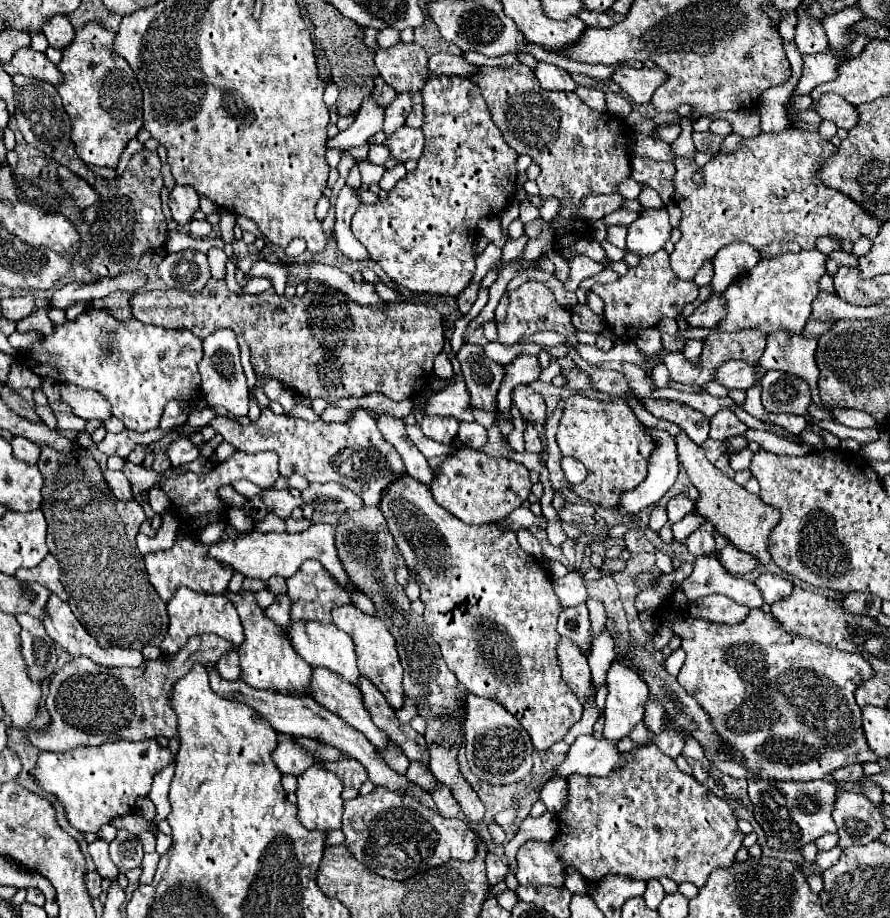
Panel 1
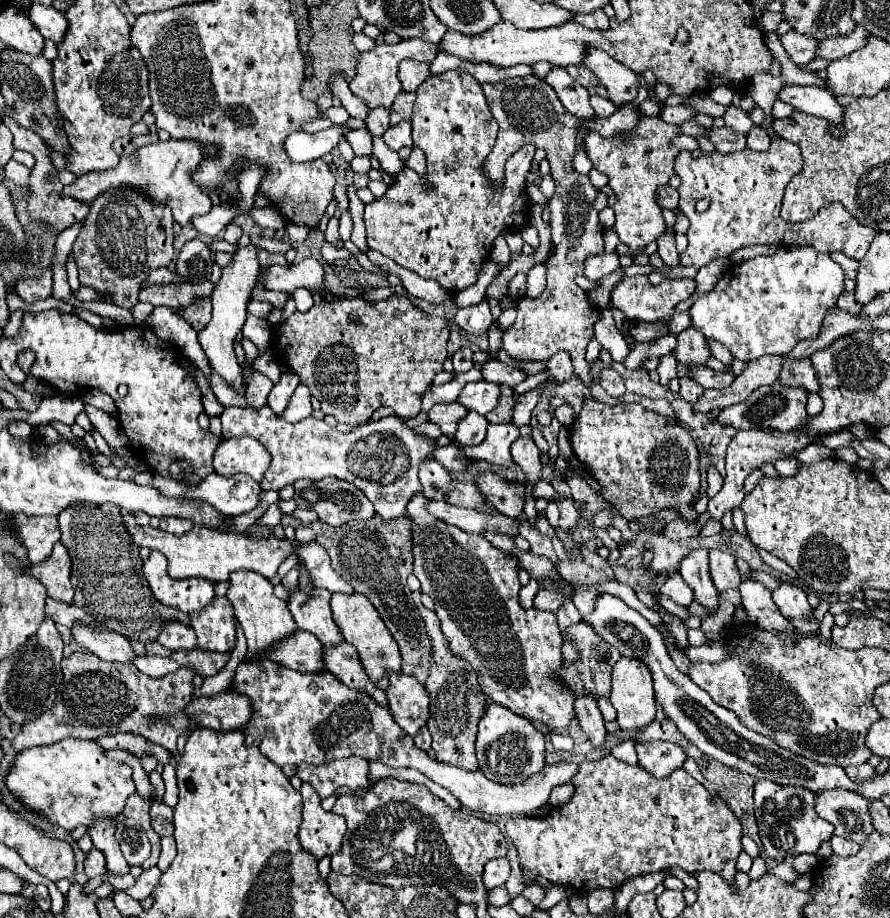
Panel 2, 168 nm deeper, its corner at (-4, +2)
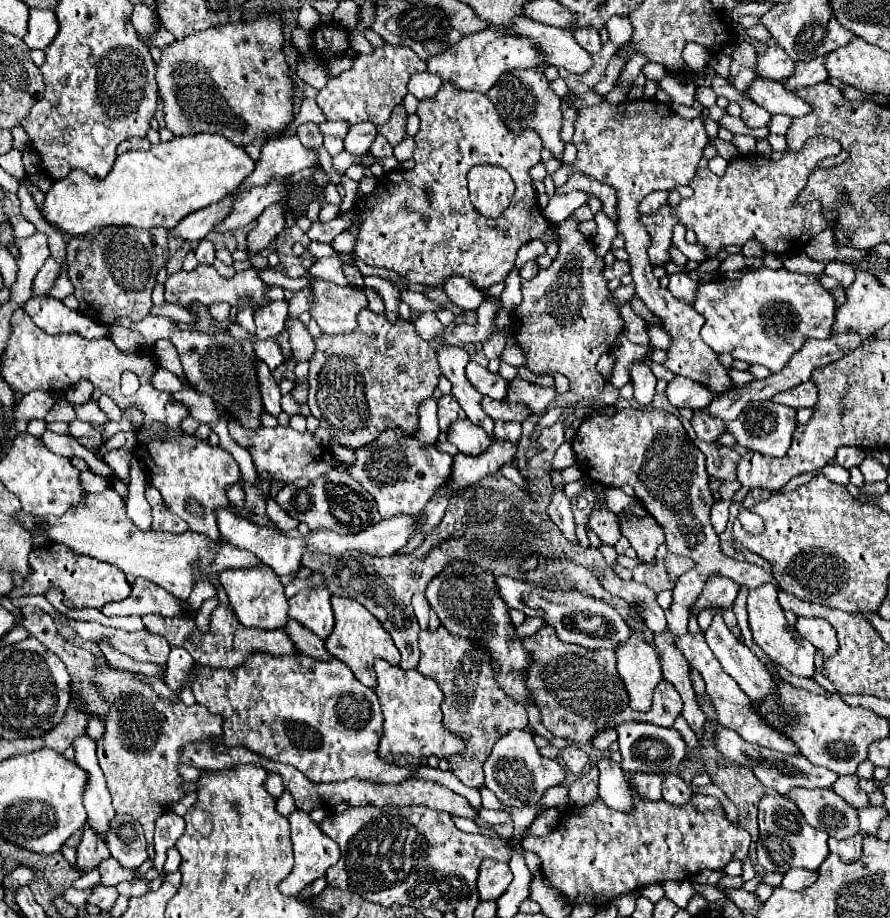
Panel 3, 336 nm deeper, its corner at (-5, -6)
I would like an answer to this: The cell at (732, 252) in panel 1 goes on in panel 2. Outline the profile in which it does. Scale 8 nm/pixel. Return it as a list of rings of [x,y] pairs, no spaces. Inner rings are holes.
[[[676,313],[672,317],[672,321],[668,323],[668,333],[672,335],[680,335],[684,329],[690,327],[690,319],[688,319],[688,313]]]

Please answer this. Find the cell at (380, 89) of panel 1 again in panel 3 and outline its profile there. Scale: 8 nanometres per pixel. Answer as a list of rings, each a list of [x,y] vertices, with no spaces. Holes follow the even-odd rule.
[[[385,45],[375,49],[373,55],[357,55],[349,71],[339,77],[329,77],[327,85],[319,91],[317,103],[329,121],[349,121],[351,125],[361,121],[373,121],[383,125],[389,121],[389,115],[395,105],[407,95],[407,81],[413,73],[425,71],[427,63],[421,61],[409,47]]]

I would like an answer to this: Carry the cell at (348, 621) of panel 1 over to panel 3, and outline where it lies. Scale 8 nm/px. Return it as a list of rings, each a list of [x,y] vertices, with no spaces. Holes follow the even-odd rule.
[[[331,597],[331,605],[335,611],[335,627],[329,639],[325,639],[325,647],[331,655],[341,659],[353,675],[367,687],[375,689],[377,679],[373,671],[373,661],[375,659],[385,659],[393,665],[399,665],[399,651],[389,639],[389,635],[383,631],[383,627],[377,623],[377,619],[355,599],[343,599],[343,597]]]

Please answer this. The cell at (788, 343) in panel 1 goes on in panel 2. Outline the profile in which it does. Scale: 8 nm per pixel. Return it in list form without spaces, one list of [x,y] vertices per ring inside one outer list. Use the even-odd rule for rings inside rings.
[[[786,359],[786,363],[782,365],[780,383],[786,387],[800,387],[808,393],[818,393],[820,389],[820,385],[816,383],[816,371],[810,359],[800,359],[800,361]]]

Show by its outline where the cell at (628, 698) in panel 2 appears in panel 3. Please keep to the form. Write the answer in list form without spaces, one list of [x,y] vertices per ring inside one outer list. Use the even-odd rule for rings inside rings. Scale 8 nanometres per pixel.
[[[633,633],[625,645],[617,647],[615,653],[617,671],[629,695],[629,707],[635,711],[649,711],[653,691],[663,679],[655,651],[645,643],[643,635]]]

